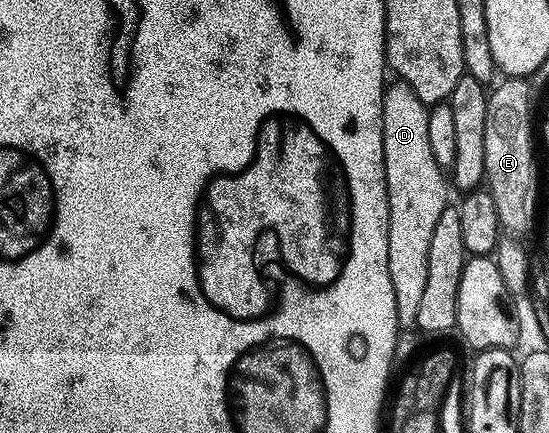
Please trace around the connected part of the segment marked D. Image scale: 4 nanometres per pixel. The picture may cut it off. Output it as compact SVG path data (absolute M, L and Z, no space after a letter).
M399 79L393 82L385 88L382 99L382 151L388 188L388 266L396 292L396 324L412 327L418 319L418 306L426 287L430 239L434 236L438 215L442 215L449 200L449 186L445 172L434 163L430 152L429 106L414 95L406 82Z

